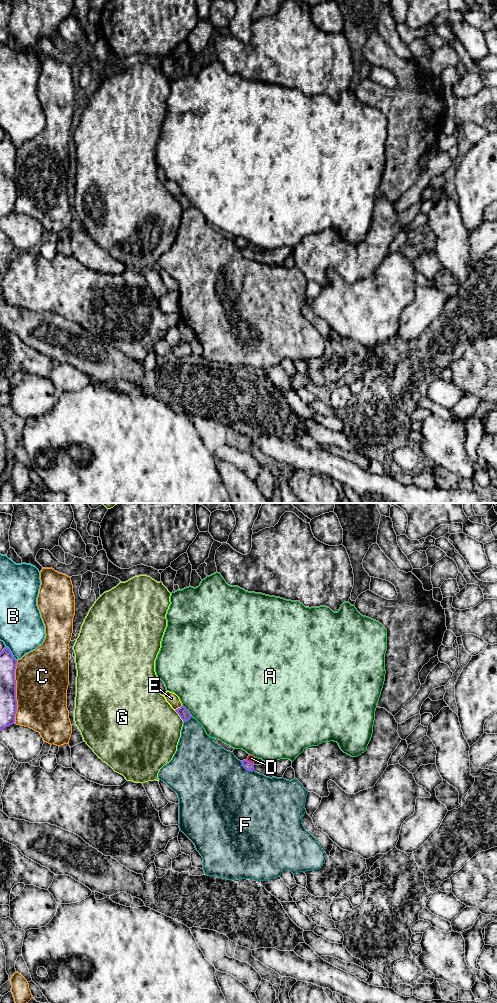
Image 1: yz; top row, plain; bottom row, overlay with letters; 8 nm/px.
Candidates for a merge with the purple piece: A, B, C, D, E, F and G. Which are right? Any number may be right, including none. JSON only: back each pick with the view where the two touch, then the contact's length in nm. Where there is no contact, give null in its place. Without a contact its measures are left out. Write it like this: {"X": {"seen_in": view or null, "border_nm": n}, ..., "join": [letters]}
{"join": []}

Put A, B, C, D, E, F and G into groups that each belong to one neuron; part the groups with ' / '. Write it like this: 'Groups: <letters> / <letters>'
Groups: A / B / C D / E / F / G

